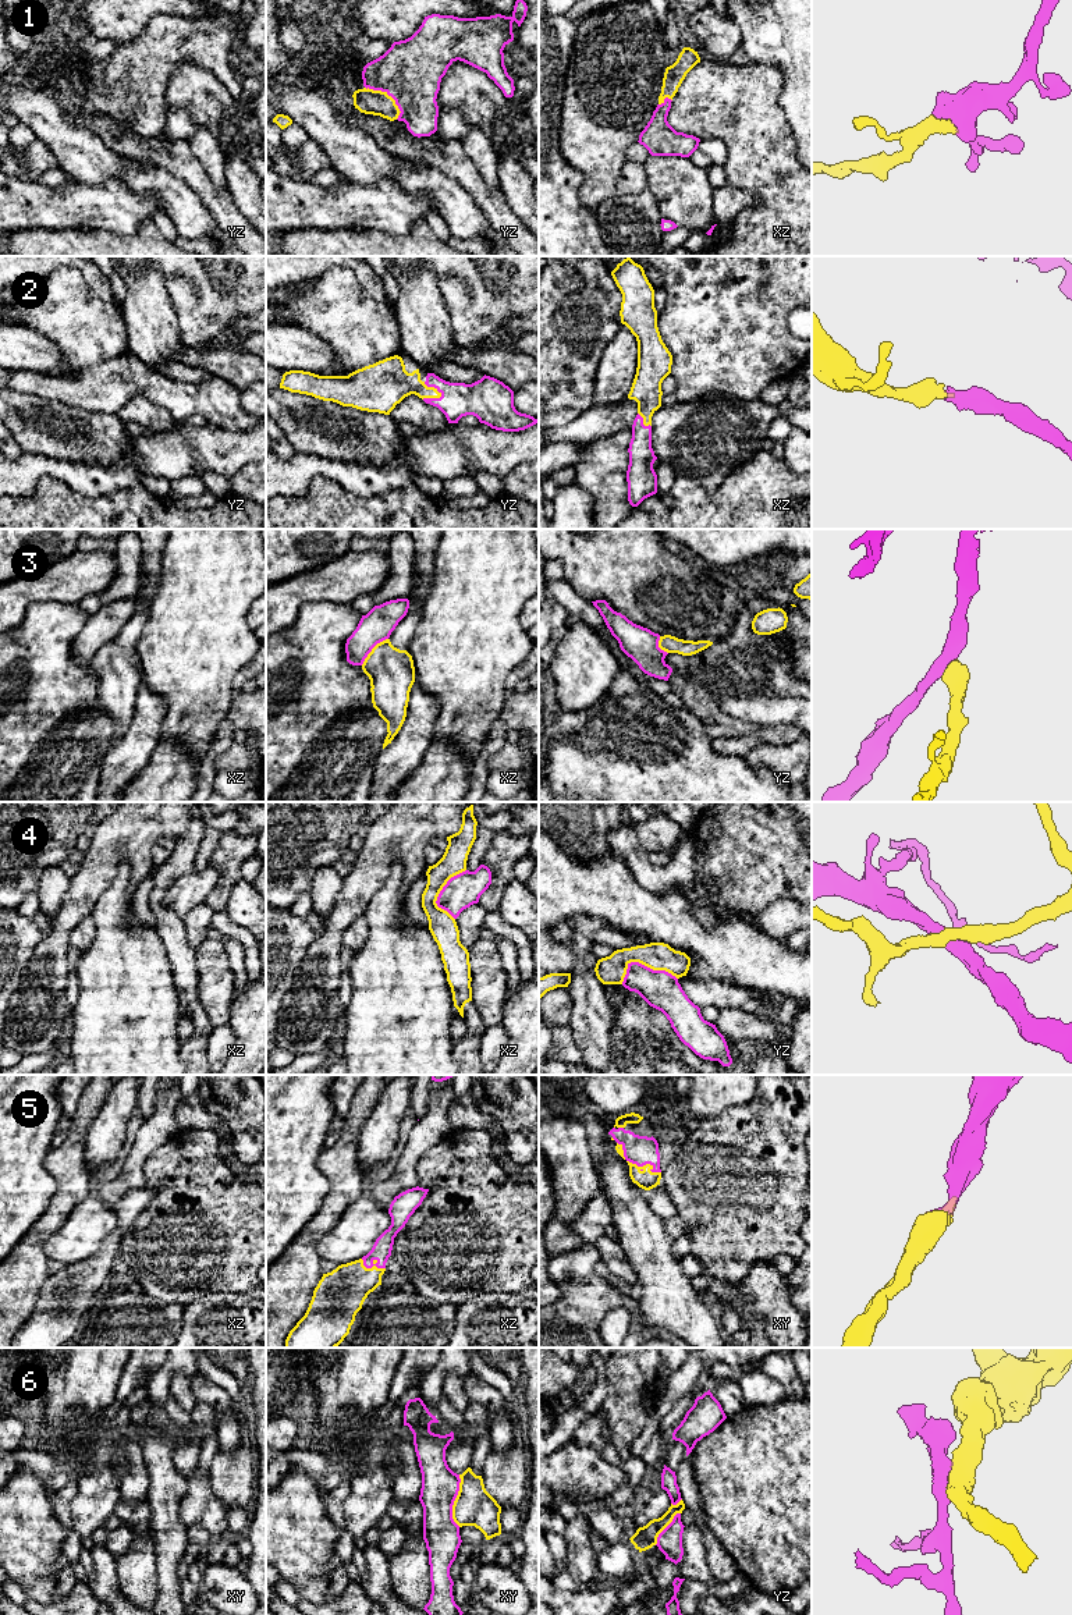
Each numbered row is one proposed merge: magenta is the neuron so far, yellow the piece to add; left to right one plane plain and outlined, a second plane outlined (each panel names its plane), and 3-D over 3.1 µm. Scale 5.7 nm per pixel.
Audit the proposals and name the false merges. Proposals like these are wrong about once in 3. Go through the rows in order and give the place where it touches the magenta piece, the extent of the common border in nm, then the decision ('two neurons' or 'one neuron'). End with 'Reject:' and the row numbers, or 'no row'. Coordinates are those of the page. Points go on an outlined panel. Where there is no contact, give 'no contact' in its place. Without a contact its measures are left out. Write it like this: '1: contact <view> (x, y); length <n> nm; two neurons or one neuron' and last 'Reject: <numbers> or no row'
1: contact yz (389, 95); length 260 nm; one neuron
2: contact yz (433, 386); length 140 nm; one neuron
3: contact xz (372, 648); length 220 nm; two neurons
4: contact yz (643, 965); length 320 nm; two neurons
5: contact xy (636, 1164); length 320 nm; one neuron
6: contact xy (454, 1500); length 300 nm; two neurons
Reject: 3, 4, 6

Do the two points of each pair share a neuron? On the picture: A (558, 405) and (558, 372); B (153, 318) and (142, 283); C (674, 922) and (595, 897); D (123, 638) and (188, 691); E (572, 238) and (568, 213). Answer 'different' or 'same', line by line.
A: same
B: same
C: same
D: different
E: same

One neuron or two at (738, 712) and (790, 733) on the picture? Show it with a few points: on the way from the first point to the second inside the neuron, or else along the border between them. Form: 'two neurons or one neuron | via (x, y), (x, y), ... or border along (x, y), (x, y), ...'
two neurons | border along (738, 717), (756, 724), (794, 724), (797, 727)

